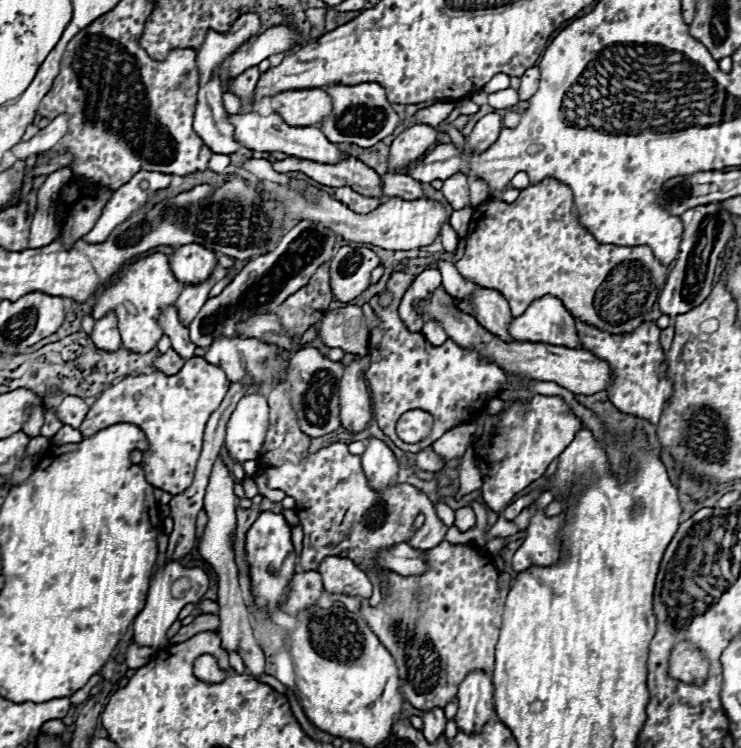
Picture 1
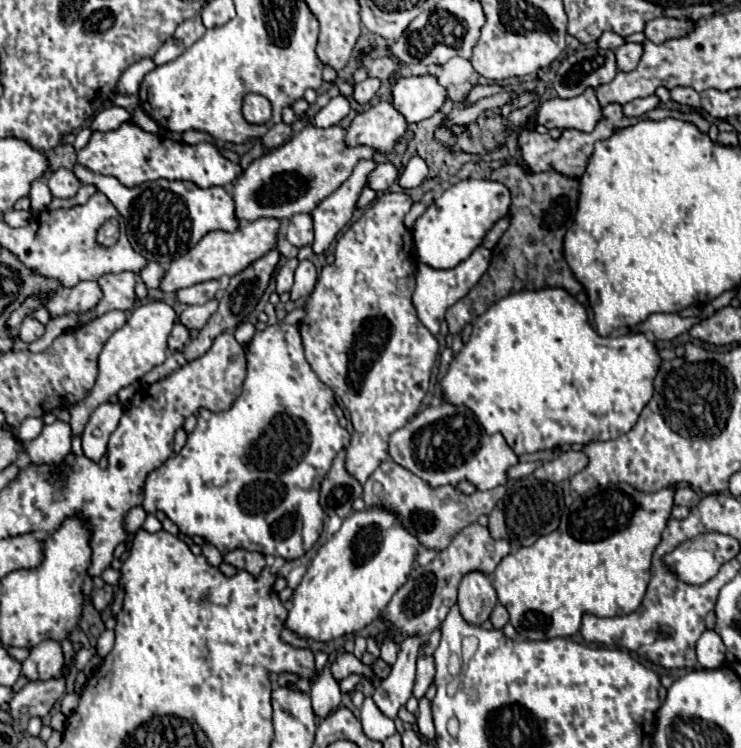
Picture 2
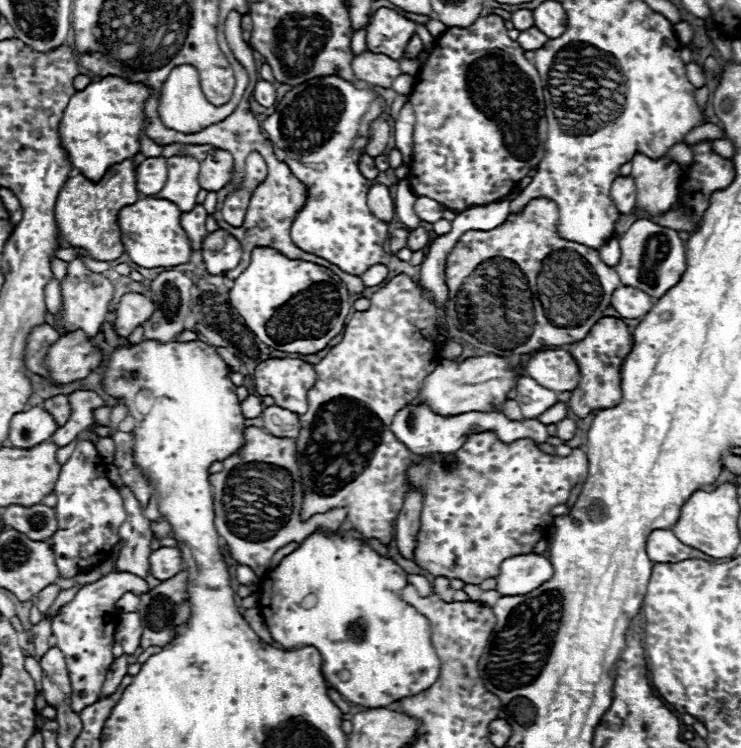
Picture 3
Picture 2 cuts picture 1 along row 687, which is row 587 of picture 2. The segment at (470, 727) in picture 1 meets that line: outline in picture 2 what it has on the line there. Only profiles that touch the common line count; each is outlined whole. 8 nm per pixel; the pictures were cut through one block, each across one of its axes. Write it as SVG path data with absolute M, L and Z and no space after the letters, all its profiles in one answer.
M470 572L464 576L458 590L458 608L462 618L472 626L482 626L496 606L496 590L482 572Z

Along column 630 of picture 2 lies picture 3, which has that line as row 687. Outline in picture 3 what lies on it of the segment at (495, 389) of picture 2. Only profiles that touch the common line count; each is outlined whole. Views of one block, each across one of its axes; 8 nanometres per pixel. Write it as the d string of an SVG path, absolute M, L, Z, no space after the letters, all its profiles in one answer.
M356 530L308 536L260 582L260 612L280 646L314 646L320 650L326 682L346 700L364 708L386 708L400 698L428 690L440 676L440 660L432 646L428 618L400 598L402 588L408 584L406 572L396 562L378 556L362 538Z

